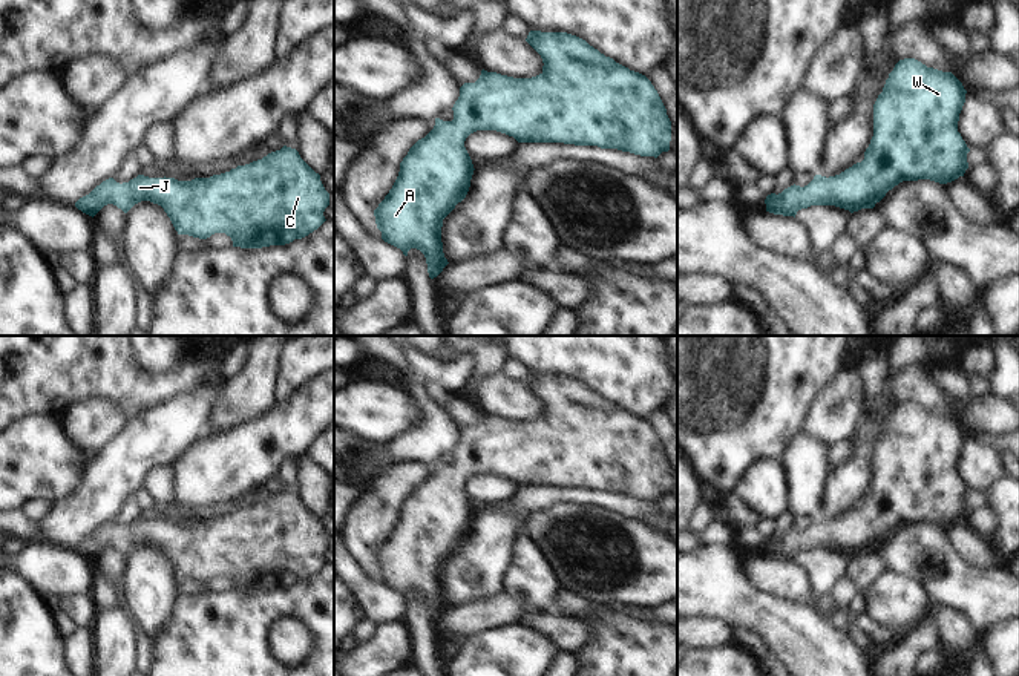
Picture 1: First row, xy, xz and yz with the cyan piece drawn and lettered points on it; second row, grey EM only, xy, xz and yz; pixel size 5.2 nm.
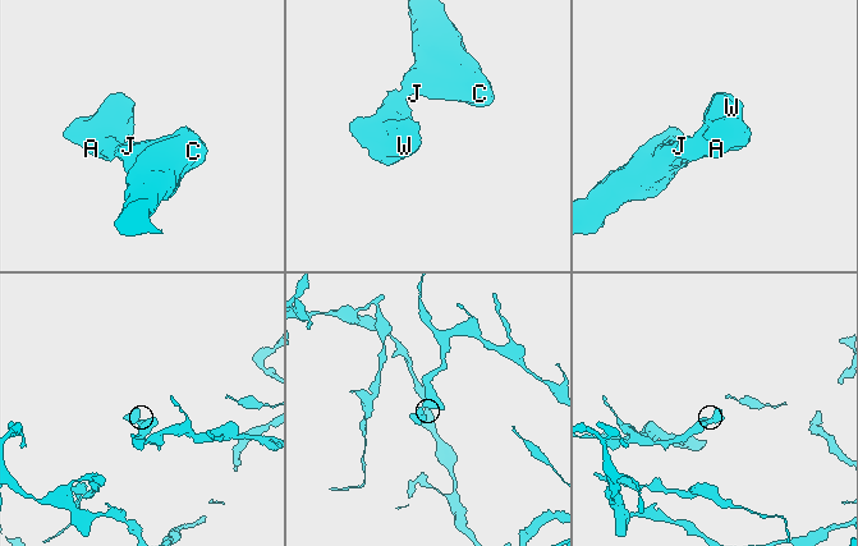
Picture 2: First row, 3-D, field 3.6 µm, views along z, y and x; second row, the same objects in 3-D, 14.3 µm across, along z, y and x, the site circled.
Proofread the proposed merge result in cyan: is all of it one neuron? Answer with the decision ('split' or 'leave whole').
leave whole

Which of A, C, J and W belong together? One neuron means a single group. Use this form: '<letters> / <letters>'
A C J W

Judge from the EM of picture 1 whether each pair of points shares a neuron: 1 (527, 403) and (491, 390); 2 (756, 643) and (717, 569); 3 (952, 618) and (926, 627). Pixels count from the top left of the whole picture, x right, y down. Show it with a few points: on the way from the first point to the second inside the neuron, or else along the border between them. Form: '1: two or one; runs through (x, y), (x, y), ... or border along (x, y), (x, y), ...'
1: one; runs through (518, 402), (500, 396)
2: two; border along (733, 627), (756, 630), (776, 655)
3: two; border along (930, 610), (941, 649)

